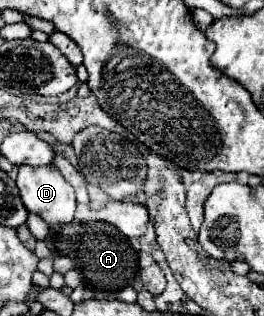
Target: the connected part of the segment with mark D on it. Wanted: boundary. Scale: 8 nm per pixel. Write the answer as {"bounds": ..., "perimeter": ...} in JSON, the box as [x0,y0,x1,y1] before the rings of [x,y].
{"bounds":[16,167,76,227],"perimeter":[[[18,167],[16,175],[16,187],[20,191],[22,203],[26,211],[40,215],[50,227],[62,225],[62,223],[72,223],[74,221],[74,211],[76,211],[76,195],[74,187],[64,181],[64,177],[58,173],[56,167]]]}

